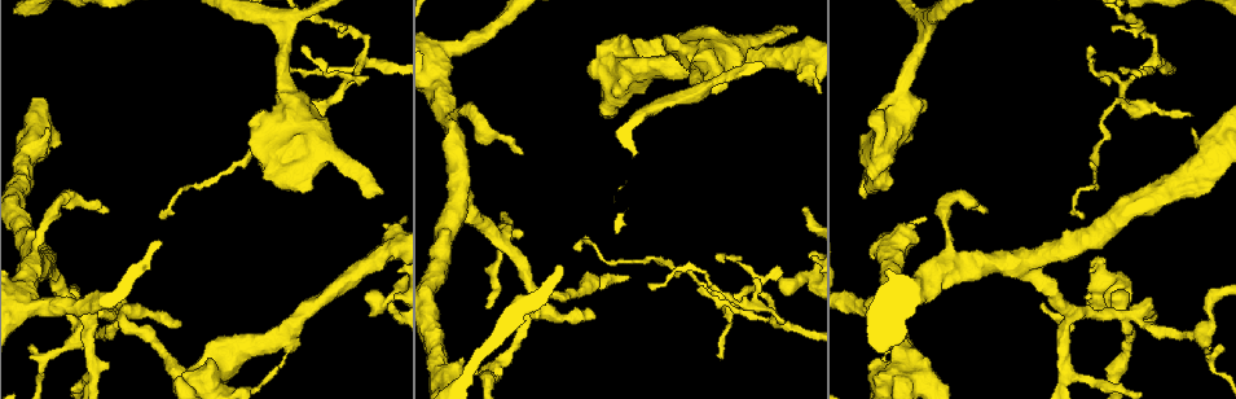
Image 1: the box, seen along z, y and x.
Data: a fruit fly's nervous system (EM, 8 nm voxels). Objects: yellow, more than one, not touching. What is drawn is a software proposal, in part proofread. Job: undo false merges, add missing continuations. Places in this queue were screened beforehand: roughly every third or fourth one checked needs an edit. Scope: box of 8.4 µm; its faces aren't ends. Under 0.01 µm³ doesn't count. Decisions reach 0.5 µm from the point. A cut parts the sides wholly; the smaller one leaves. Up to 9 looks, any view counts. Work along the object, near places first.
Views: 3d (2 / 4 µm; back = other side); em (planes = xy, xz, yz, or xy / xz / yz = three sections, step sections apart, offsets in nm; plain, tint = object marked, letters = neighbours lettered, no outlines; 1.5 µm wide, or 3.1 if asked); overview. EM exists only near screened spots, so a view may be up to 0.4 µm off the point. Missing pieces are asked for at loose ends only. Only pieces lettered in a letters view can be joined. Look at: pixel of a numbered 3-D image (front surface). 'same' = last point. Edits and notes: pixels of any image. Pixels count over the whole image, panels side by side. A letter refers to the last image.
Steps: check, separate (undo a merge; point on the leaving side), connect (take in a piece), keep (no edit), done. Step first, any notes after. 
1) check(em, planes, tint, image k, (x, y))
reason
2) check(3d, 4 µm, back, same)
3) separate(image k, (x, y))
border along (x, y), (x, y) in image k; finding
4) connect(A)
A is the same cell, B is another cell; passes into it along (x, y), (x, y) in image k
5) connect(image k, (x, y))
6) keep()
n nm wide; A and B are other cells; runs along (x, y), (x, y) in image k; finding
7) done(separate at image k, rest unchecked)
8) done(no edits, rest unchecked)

check(em, planes, letters, image 1, (1081, 219))
free end

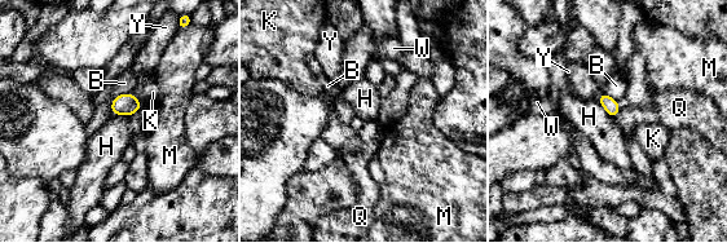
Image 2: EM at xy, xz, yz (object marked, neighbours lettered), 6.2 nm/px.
keep()
H touches over 150 nm; B, H, K, M, Q, W and Y are other cells; no lettered piece goes on from it

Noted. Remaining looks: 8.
check(em, planes, letters, image 1, (1186, 113))

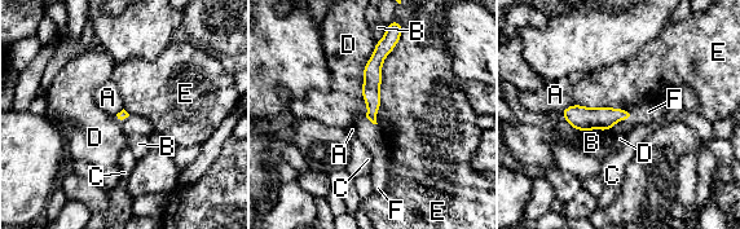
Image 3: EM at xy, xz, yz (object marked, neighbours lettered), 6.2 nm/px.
connect(F)
F is the same cell, A, B, C, D and E are other cells; the neuron continues

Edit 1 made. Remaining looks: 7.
check(overview)
see it whole again

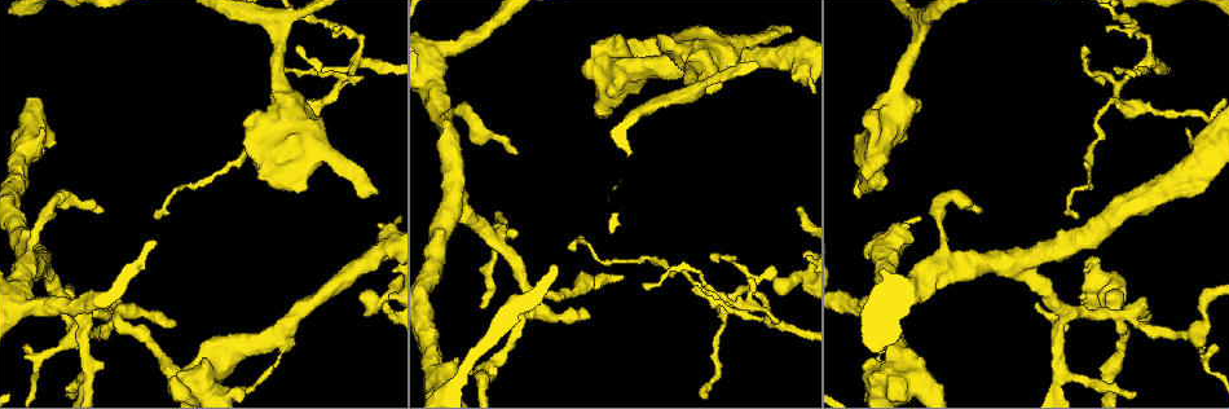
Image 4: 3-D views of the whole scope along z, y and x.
check(3d, 2 µm, image 4, (297, 44))
thin end

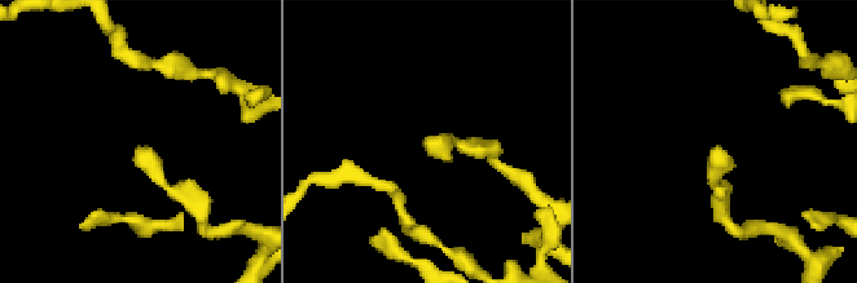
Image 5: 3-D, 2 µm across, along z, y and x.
check(em, planes, letters, image 5, (716, 146))

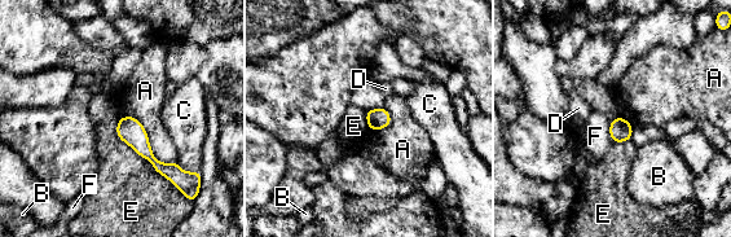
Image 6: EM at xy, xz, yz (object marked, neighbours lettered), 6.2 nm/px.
keep()
E touches over 550 nm; A, B, C, D, E and F are other cells; border along (118, 118), (117, 135), (176, 188) in image 6; none of them fits

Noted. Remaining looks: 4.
check(3d, 4 µm, back, image 4, (1126, 314))
looks like a crossing

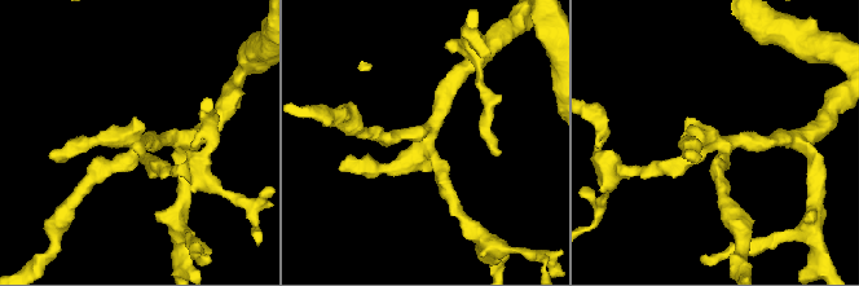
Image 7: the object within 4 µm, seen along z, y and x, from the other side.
check(em, yz, step 8, plain, image 7, (428, 147))
4 arms; need the tissue

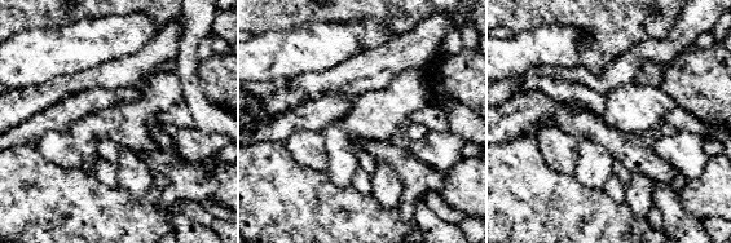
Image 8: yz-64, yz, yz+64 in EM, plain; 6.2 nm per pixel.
check(em, yz, step 8, letters, same)
see the neighbours

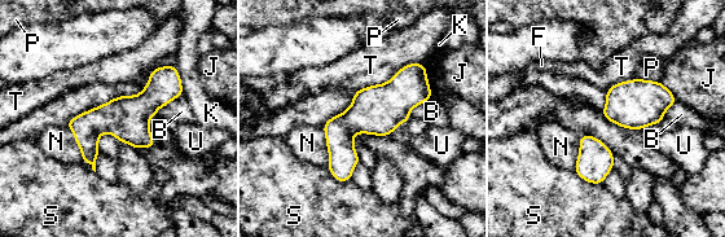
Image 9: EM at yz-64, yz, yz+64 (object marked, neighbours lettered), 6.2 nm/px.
keep()
B, F, J, K, N, P, S, T and U are other cells; runs along (421, 66), (341, 140), (338, 176) in image 9; all the same neuron

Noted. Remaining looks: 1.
done(connect at image 3, rest unchecked)

